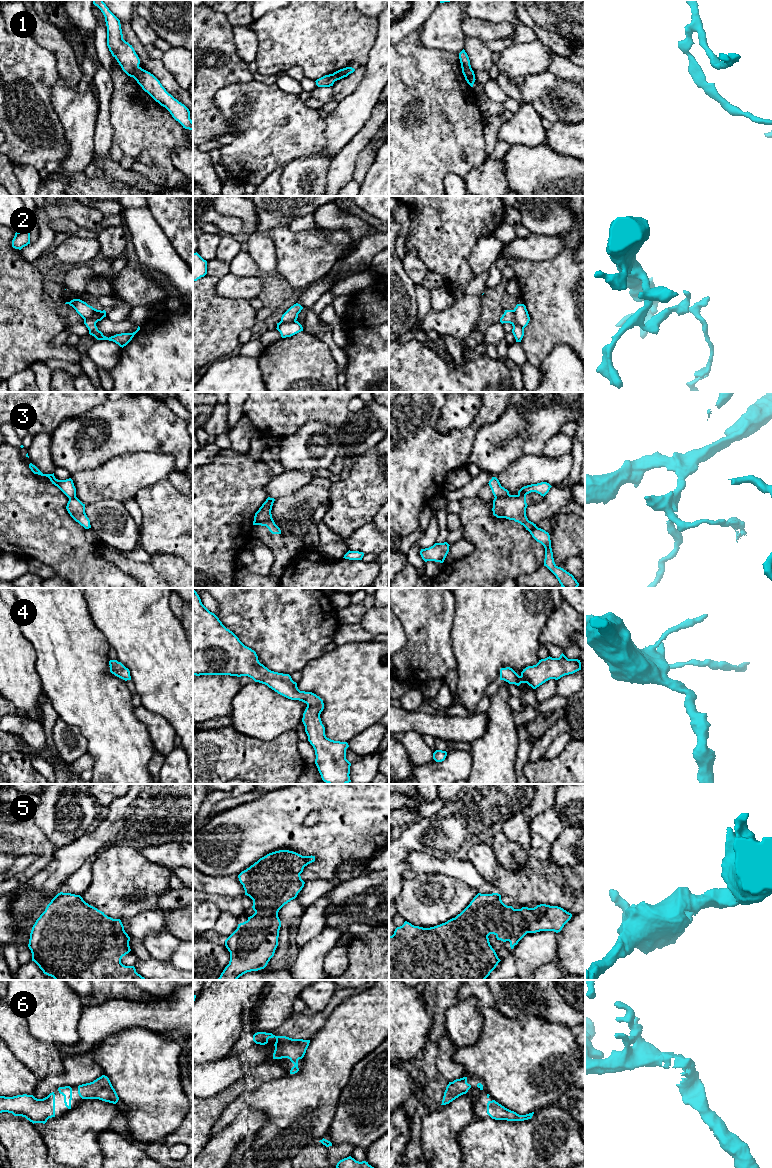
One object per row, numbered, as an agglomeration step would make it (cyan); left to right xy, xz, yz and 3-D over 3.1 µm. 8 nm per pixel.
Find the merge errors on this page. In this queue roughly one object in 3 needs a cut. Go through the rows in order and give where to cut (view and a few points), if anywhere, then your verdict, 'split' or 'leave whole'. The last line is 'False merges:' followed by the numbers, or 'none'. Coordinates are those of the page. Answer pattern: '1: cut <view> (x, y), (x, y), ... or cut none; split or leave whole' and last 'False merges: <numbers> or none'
1: cut yz (461, 65), (473, 74); split
2: cut yz (512, 310), (514, 319), (523, 328); split
3: cut yz (509, 494), (495, 498); split
4: cut none; leave whole
5: cut none; leave whole
6: cut none; leave whole
False merges: 1, 2, 3

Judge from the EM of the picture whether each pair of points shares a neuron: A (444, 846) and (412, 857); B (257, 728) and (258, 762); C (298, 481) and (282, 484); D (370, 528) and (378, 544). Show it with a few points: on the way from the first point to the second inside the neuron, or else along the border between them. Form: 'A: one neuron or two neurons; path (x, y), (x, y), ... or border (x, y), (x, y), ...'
A: two neurons; border (405, 857), (420, 851), (447, 859)
B: two neurons; border (235, 729), (266, 741), (280, 735)
C: one neuron; path (294, 481), (286, 483)
D: one neuron; path (370, 532), (370, 536), (374, 540)

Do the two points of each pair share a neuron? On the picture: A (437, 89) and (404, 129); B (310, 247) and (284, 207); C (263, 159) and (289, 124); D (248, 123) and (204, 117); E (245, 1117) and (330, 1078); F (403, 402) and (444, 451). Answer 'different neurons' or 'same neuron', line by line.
A: same neuron
B: different neurons
C: same neuron
D: different neurons
E: different neurons
F: same neuron

